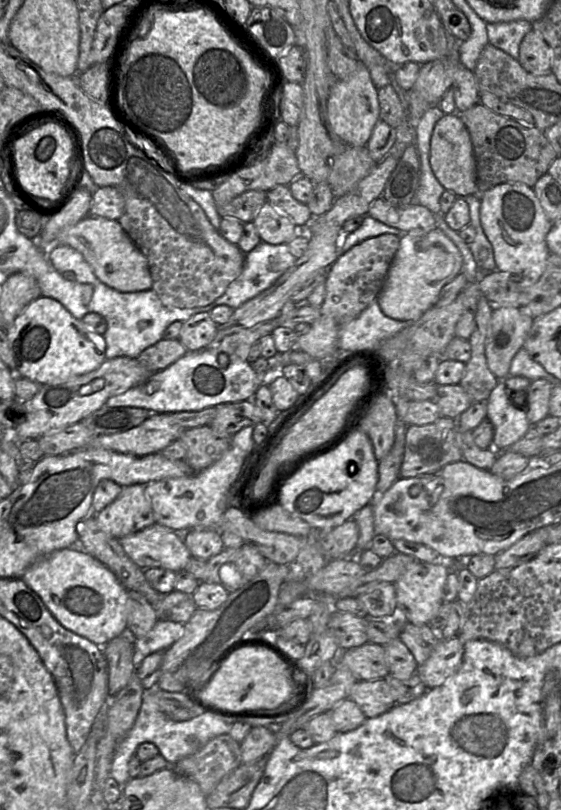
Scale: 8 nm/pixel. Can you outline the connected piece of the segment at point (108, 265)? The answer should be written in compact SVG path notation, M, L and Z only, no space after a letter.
M88 215L62 231L56 243L79 251L90 264L97 278L119 292L137 292L152 289L148 260L117 220Z

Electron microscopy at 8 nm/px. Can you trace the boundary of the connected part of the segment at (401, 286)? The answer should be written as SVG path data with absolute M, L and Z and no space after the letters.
M438 227L423 235L403 234L377 303L387 317L415 322L433 307L442 288L461 273L461 268L461 253Z

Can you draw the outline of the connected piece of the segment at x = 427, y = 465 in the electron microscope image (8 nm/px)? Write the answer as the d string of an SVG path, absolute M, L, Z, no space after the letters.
M441 416L426 425L408 425L405 436L405 450L400 477L411 478L433 474L445 465L463 460L456 438L456 420Z

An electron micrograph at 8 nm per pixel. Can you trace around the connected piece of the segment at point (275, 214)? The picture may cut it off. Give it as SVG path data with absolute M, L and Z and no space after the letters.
M266 201L252 223L261 241L268 244L287 244L299 231L292 221Z

